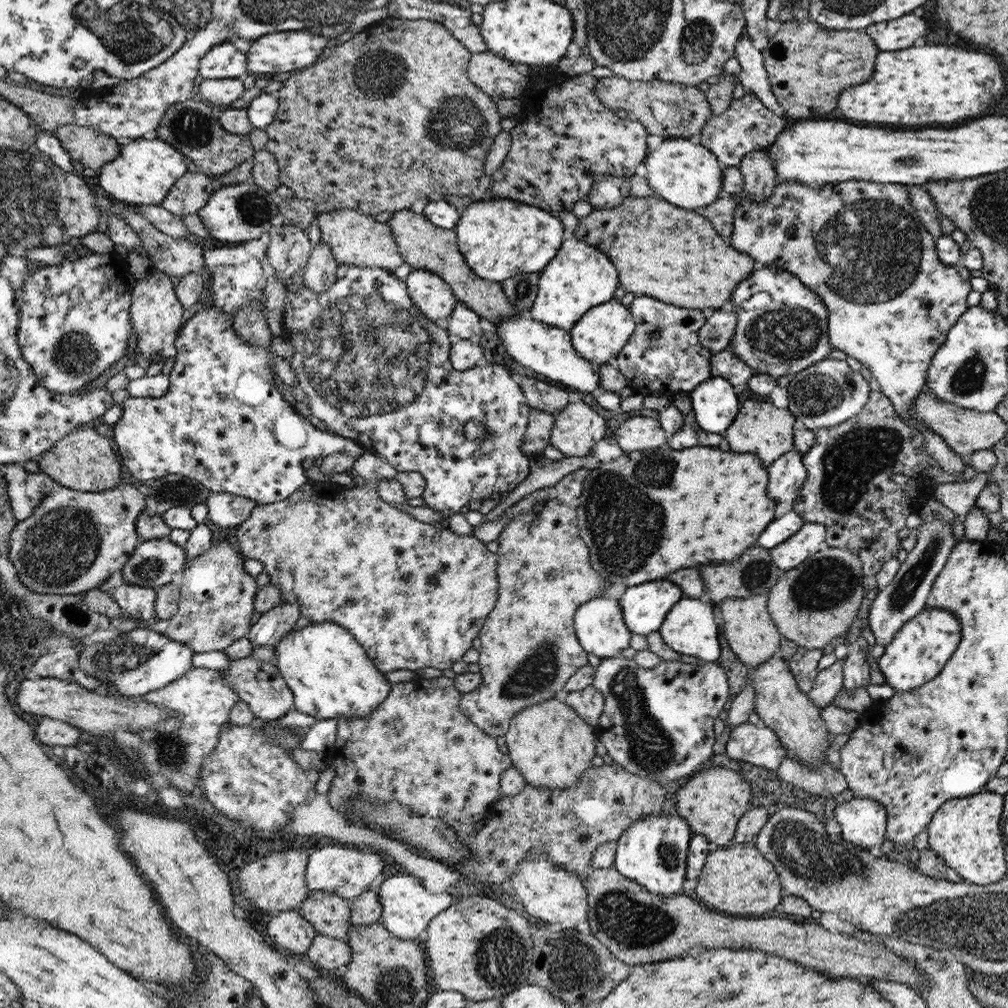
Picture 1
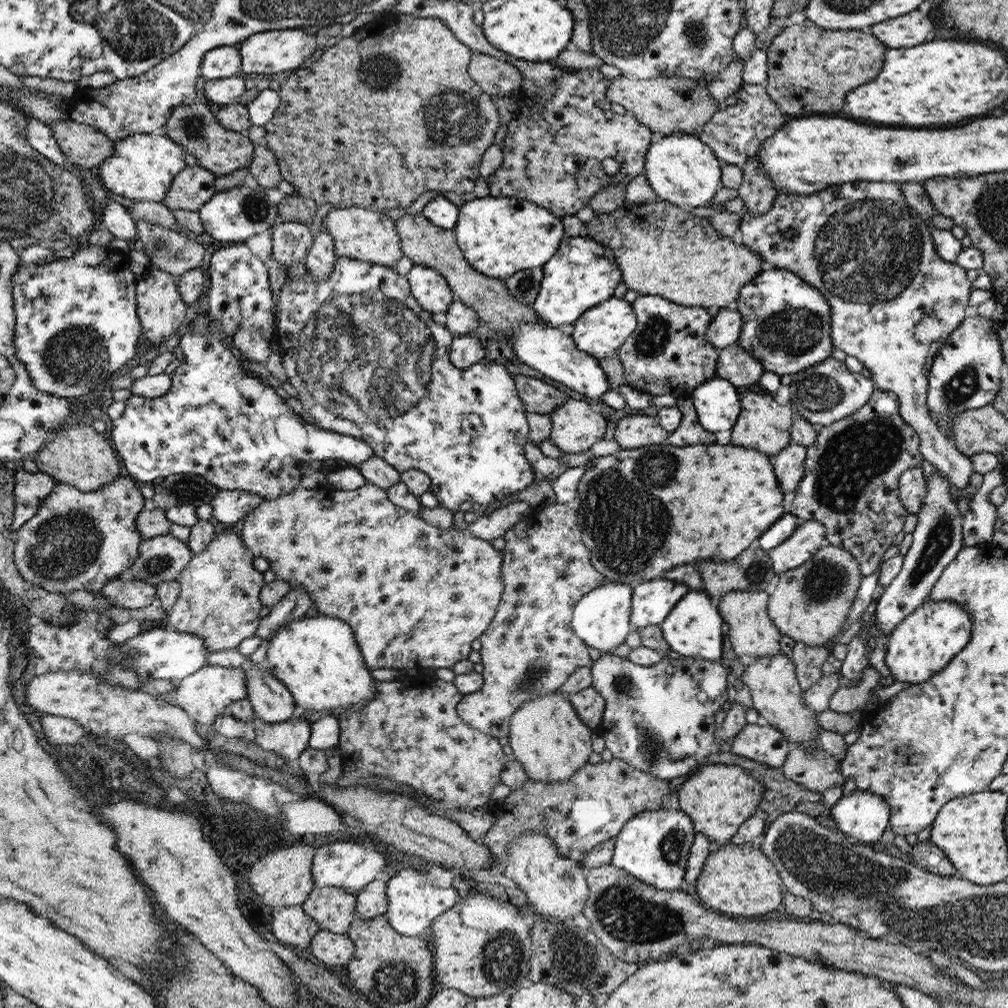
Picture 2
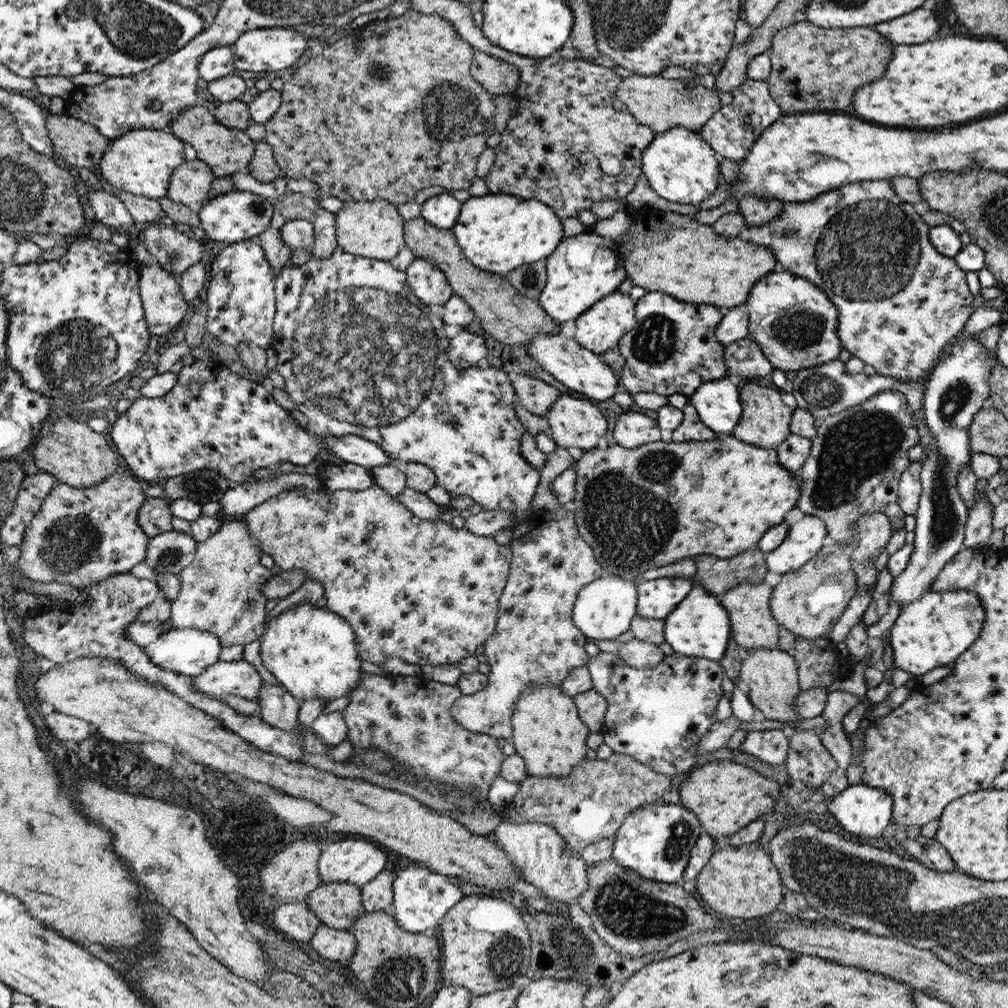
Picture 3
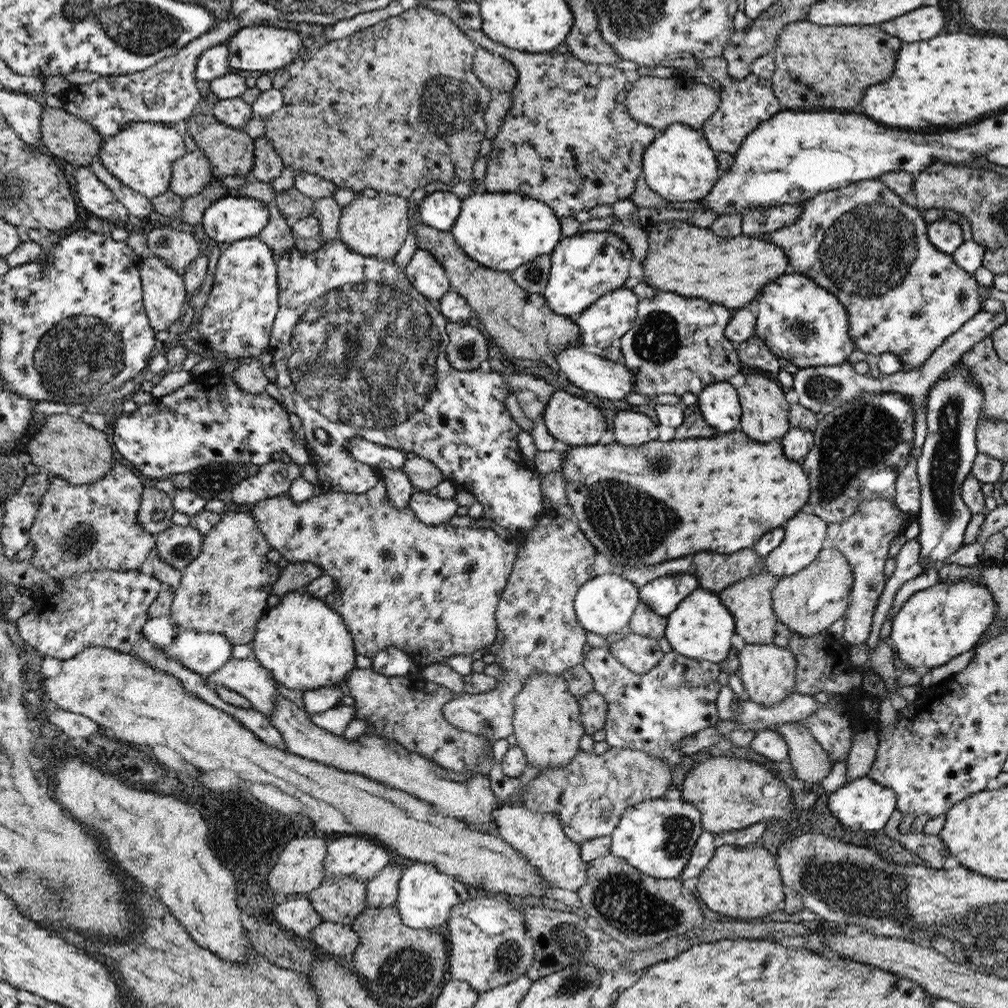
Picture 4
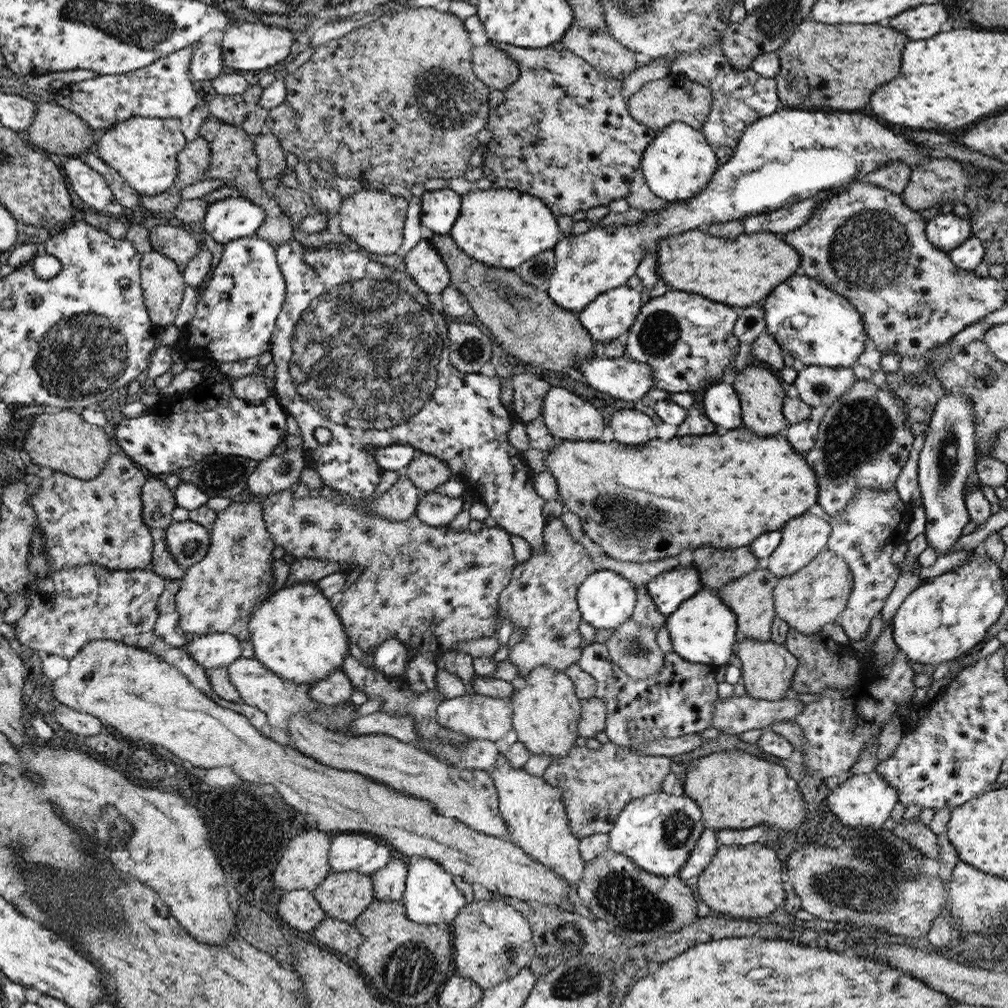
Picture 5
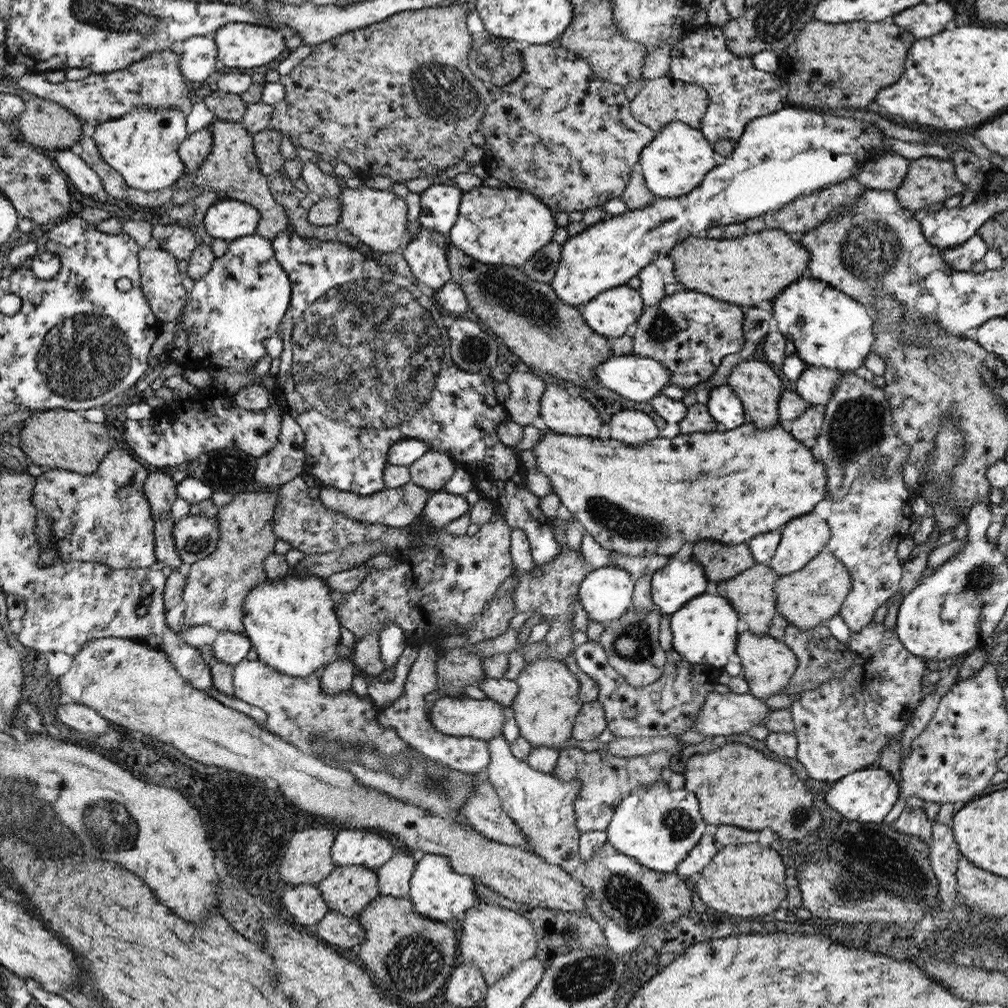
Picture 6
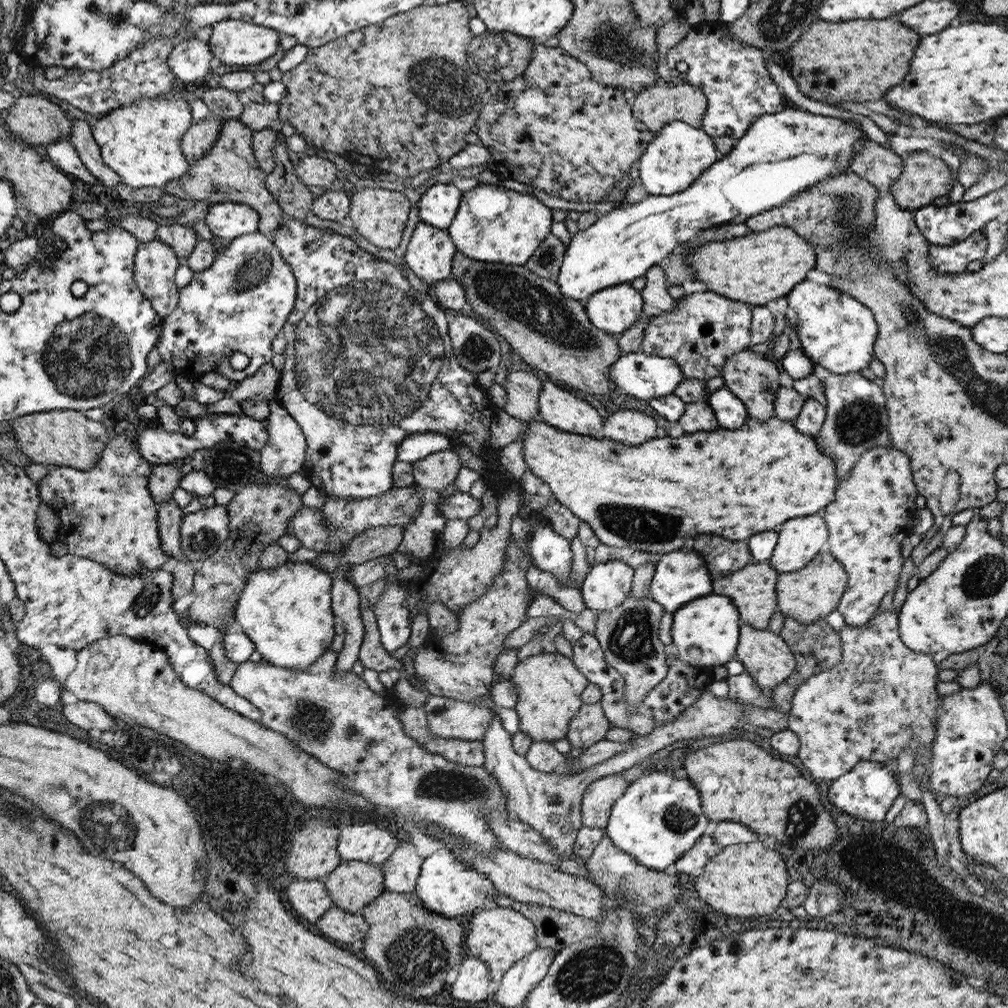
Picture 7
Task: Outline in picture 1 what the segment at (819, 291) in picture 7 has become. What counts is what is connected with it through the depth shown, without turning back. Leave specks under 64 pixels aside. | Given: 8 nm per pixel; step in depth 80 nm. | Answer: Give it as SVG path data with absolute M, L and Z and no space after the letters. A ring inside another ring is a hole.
M761 266L742 281L731 298L736 315L736 328L729 349L753 368L753 374L765 374L779 379L812 367L831 354L829 343L829 309L816 292L810 290L800 278L784 269Z

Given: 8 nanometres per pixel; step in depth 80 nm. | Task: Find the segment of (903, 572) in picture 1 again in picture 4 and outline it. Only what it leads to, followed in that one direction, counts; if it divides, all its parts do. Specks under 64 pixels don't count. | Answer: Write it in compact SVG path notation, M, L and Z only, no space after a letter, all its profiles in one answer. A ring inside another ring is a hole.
M960 363L954 365L947 372L933 383L927 394L927 433L922 446L922 454L917 459L917 475L921 488L920 510L918 522L920 533L917 536L920 543L919 565L925 571L929 566L941 566L945 560L955 554L964 546L963 538L965 528L971 519L970 509L961 497L963 480L971 472L975 456L979 453L976 448L976 429L979 419L982 417L984 400L983 390L969 379L971 370L963 367Z

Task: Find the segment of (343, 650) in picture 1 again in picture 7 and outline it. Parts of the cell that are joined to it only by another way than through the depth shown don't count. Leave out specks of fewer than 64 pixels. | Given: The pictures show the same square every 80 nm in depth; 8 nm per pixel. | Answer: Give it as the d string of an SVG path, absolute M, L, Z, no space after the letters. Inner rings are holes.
M288 559L278 568L253 572L237 600L236 623L252 640L262 661L282 668L305 671L331 648L334 640L334 614L330 608L332 580L312 561Z

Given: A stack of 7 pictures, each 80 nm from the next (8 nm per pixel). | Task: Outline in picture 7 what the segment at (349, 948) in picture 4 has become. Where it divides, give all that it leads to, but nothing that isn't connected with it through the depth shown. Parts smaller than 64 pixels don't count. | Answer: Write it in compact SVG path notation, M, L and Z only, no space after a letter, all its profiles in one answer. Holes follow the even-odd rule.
M332 906L322 919L317 920L316 928L320 931L320 935L349 948L353 942L364 940L368 932L368 921L361 913L350 913Z

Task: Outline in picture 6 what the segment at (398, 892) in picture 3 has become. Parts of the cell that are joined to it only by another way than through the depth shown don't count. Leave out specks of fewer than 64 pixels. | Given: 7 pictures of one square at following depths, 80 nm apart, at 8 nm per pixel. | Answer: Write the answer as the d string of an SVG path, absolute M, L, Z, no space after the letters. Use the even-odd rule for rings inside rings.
M425 854L414 867L408 897L418 915L440 922L452 922L459 920L473 906L480 904L476 883L472 876L454 872L449 860L443 854Z

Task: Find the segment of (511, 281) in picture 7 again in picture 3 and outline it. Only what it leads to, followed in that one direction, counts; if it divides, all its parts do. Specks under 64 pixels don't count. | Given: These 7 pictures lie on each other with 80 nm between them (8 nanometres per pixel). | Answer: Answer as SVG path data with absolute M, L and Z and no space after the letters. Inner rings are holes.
M414 218L404 224L405 246L414 256L428 260L441 269L449 280L453 294L466 301L466 304L480 318L482 328L508 346L518 346L528 352L532 340L538 335L555 335L559 331L560 321L554 320L542 307L538 299L522 296L514 289L507 276L496 275L478 268L465 256L463 248L457 243L457 237L451 229L441 229L430 224L424 218Z

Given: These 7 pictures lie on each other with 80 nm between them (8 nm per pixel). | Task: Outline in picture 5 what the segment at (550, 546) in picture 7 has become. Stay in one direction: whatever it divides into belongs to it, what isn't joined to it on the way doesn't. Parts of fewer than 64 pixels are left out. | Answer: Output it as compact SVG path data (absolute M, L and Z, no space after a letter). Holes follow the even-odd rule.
M293 238L274 247L278 251L278 264L282 264L281 272L286 272L286 280L290 280L290 296L285 296L286 312L282 312L282 320L278 320L278 332L273 332L274 344L271 344L273 362L276 365L274 390L278 400L281 401L282 408L285 409L288 416L292 416L297 421L300 427L305 450L305 466L318 472L323 485L342 492L345 496L352 495L355 499L365 499L376 490L383 471L371 450L398 444L409 444L417 448L419 452L431 454L440 460L444 460L452 469L453 476L463 476L466 483L466 492L488 507L489 516L495 518L498 527L507 529L512 535L525 538L530 543L534 553L541 553L545 547L543 528L546 528L548 522L542 514L546 500L537 492L533 481L534 473L527 466L524 456L508 440L509 429L517 421L502 404L503 382L498 375L485 376L479 372L462 372L452 363L449 359L450 339L447 335L447 325L450 320L444 314L438 314L432 308L432 304L428 302L428 294L416 285L414 279L406 271L396 272L391 267L374 262L374 260L364 260L364 256L360 254L359 250L354 251L348 246L326 244L322 248L312 249L301 245ZM318 426L328 428L332 433L332 440L329 443L318 443L314 438L314 430Z

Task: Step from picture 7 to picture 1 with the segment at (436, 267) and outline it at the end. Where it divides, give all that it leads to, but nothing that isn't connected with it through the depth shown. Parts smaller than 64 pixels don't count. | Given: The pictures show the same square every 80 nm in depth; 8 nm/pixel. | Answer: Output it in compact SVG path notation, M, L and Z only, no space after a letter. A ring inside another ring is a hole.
M412 269L406 278L406 285L413 303L434 323L449 319L453 314L458 303L456 294L438 274L425 269Z

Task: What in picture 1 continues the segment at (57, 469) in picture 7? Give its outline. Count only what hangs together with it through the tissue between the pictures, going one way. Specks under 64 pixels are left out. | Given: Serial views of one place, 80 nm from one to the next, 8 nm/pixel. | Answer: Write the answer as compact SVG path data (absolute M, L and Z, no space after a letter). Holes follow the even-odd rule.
M123 483L110 490L80 492L78 489L57 487L34 509L32 515L17 521L10 531L7 556L16 568L23 586L34 593L77 594L98 588L111 574L125 566L141 541L134 522L144 508L144 494L132 484Z

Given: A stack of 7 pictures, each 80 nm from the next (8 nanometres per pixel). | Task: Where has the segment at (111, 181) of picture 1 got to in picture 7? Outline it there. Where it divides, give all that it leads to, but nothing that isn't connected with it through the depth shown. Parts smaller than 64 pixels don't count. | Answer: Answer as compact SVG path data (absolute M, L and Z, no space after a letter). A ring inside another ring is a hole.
M167 94L157 98L140 98L100 117L91 126L104 164L128 186L162 188L188 172L189 158L182 148L192 116L181 95Z

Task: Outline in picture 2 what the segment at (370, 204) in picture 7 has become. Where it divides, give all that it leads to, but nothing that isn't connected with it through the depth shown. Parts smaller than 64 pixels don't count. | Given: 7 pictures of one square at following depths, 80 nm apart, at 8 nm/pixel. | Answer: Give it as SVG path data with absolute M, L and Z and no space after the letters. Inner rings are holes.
M349 207L332 209L323 219L323 226L334 241L335 256L345 256L354 260L365 260L374 264L392 266L400 260L401 237L395 221L384 211L374 211L372 207Z

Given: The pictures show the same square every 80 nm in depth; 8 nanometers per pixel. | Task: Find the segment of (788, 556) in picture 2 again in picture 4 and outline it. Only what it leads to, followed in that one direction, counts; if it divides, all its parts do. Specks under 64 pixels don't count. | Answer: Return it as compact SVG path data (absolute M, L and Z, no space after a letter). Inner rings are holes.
M800 512L784 527L782 542L764 558L766 572L780 577L808 567L820 554L826 536L826 522L814 513Z

